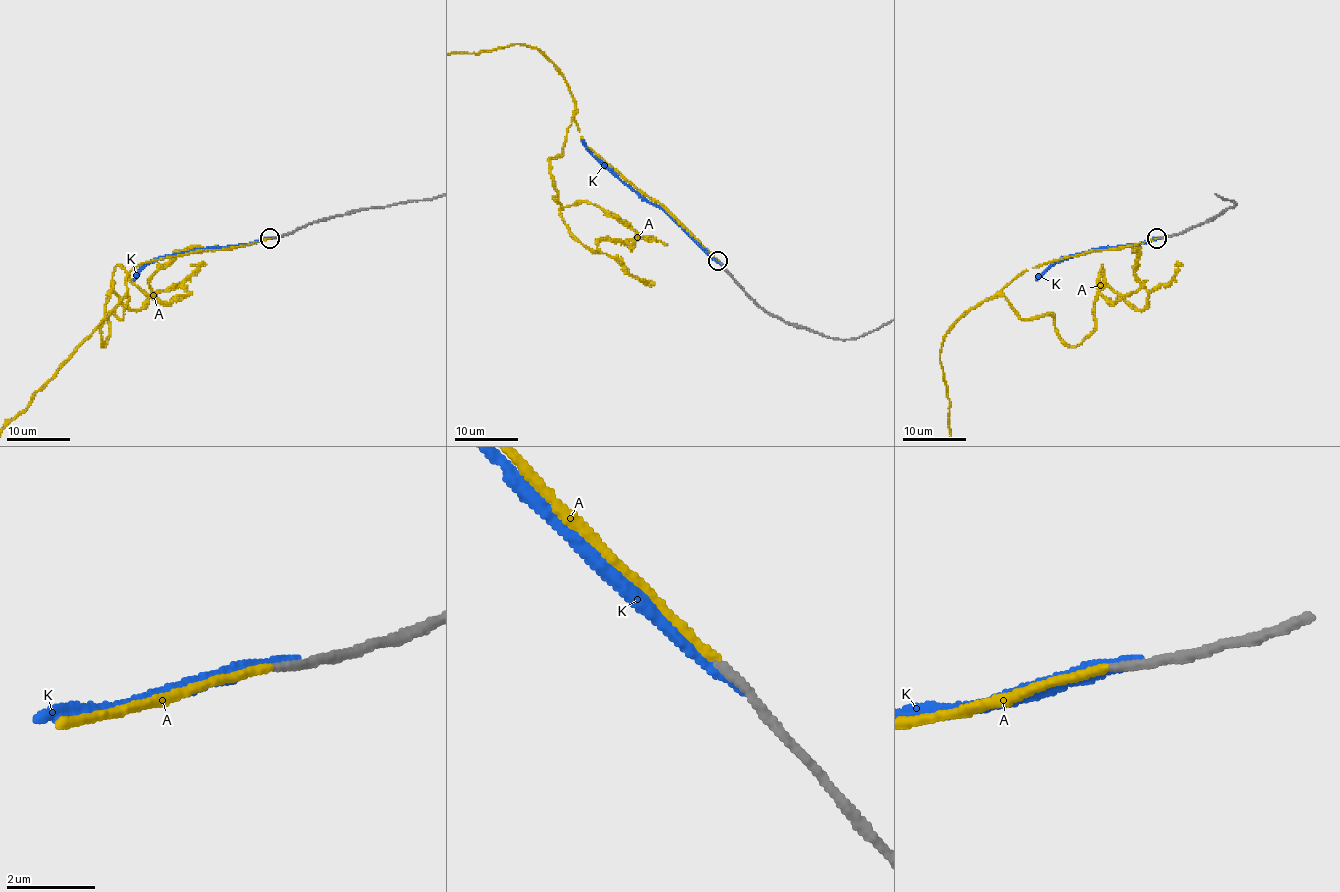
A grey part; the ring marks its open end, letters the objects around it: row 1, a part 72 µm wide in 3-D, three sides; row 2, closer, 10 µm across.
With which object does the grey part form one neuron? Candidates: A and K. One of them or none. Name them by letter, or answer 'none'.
A

